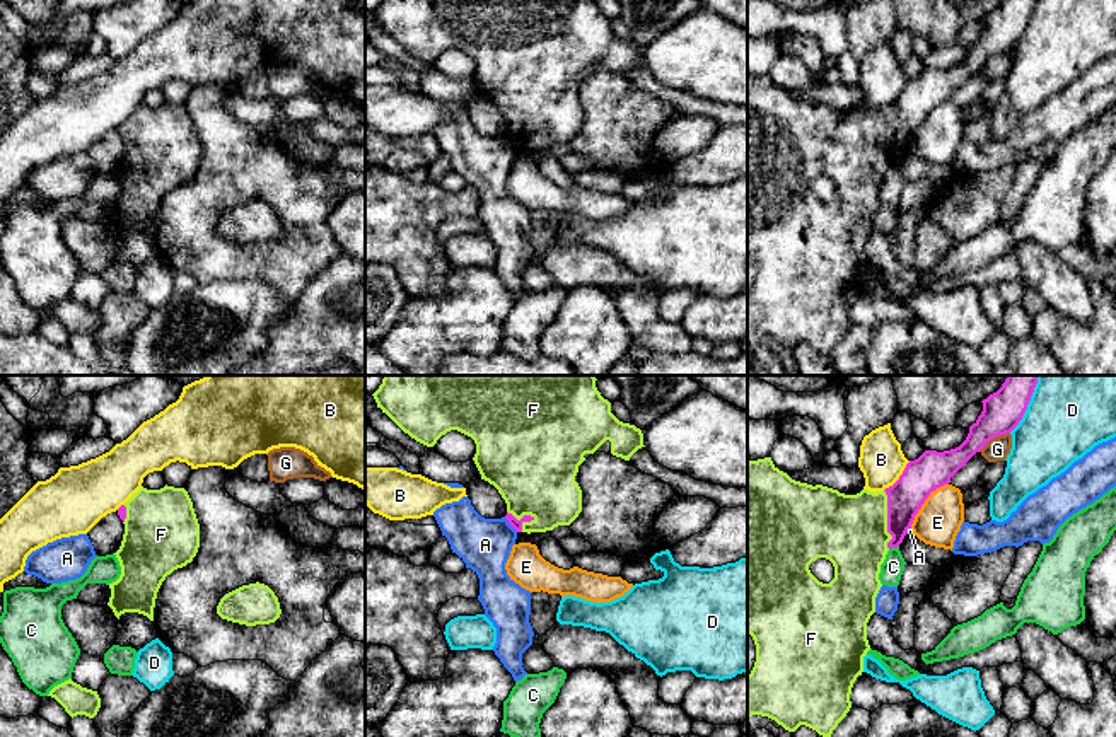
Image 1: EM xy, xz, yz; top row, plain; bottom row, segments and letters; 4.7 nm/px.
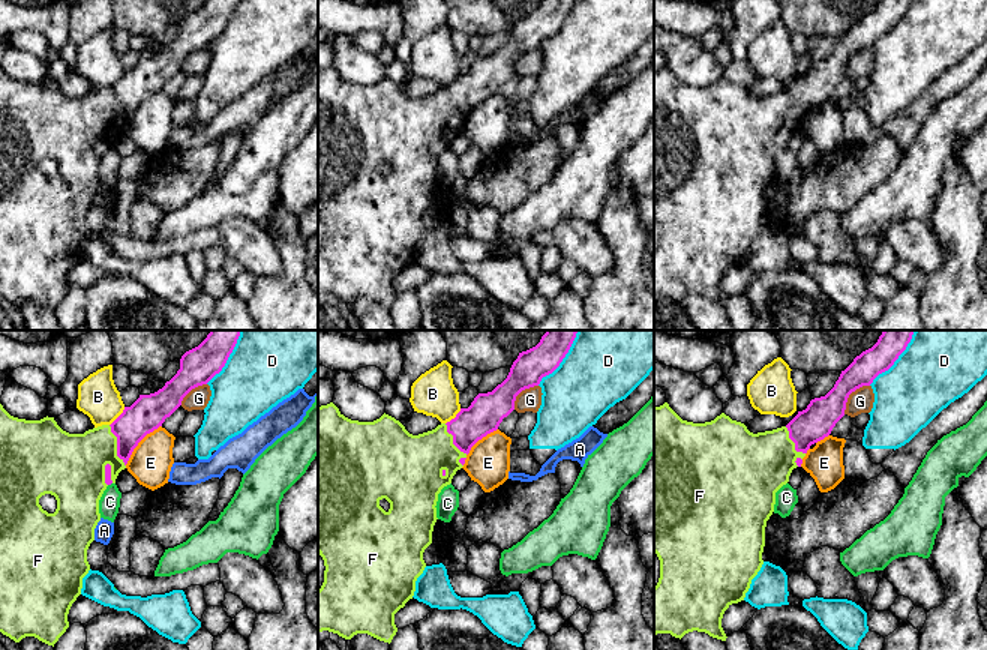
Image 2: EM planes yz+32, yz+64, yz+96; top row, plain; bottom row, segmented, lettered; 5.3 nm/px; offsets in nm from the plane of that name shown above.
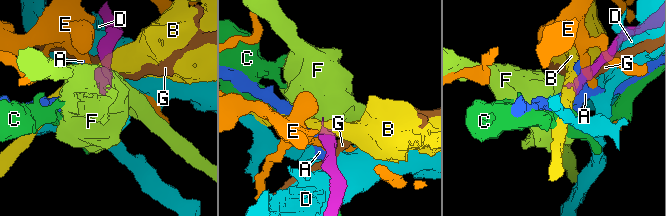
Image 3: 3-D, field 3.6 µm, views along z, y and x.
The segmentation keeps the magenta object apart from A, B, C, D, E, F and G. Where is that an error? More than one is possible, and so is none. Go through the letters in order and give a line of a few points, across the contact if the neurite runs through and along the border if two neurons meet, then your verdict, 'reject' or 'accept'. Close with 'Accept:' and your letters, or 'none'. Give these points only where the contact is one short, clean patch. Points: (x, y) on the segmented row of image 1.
A: reject
B: yz (910, 461), (903, 473), (883, 490) | reject
C: reject
D: reject
E: yz (947, 483), (930, 493), (910, 526) | reject
F: yz (920, 478), (888, 519), (850, 531) | accept
G: reject
Accept: F

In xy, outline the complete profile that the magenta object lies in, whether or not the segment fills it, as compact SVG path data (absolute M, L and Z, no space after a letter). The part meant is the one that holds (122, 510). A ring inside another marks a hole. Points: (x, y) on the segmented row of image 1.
M164 486L160 490L140 488L125 505L118 508L125 524L119 549L114 553L121 575L109 583L111 597L108 606L119 619L125 612L138 612L154 621L157 592L174 570L193 561L200 548L200 524L193 502L184 488Z

